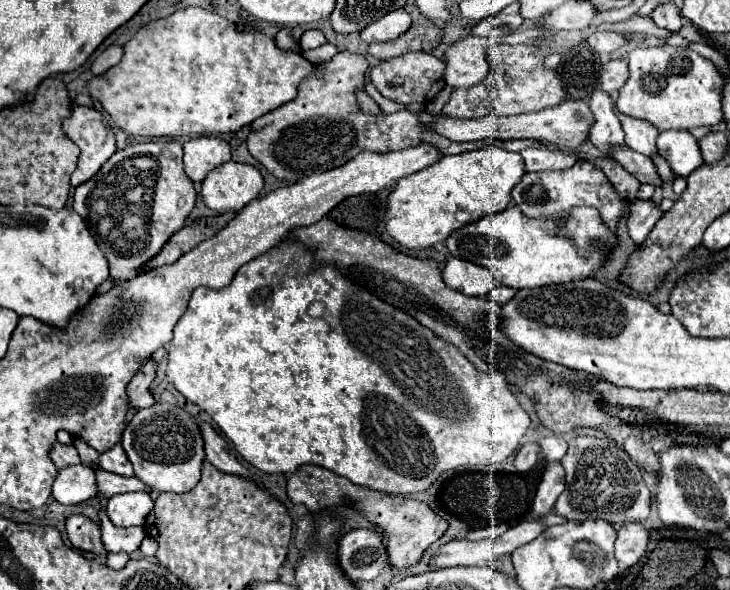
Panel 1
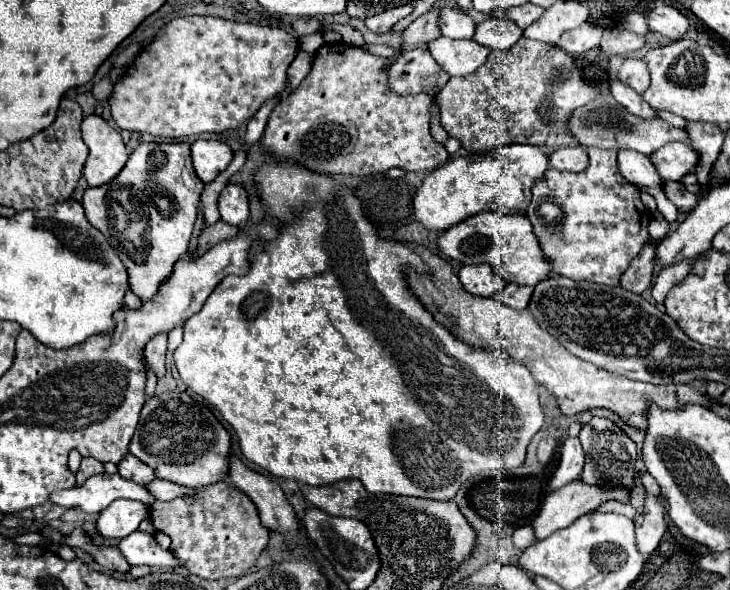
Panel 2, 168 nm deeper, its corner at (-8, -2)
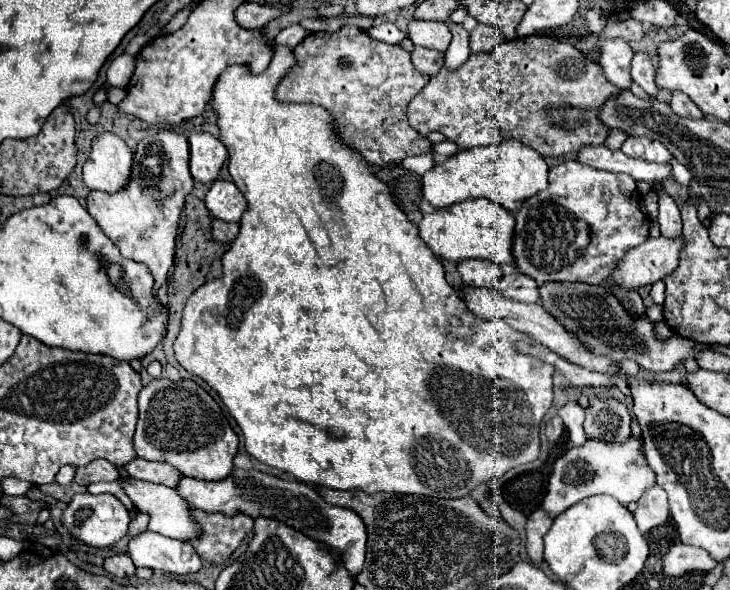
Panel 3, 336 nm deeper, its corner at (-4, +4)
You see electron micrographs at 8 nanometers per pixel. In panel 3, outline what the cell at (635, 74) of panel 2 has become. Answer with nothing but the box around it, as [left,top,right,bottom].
[632,52,660,96]

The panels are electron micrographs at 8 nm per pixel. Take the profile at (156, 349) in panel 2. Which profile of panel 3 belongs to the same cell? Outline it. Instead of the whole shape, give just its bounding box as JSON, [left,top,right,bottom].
[88,132,192,290]

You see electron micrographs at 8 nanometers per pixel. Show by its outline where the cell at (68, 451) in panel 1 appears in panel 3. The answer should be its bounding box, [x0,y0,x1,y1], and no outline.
[74,460,118,486]

